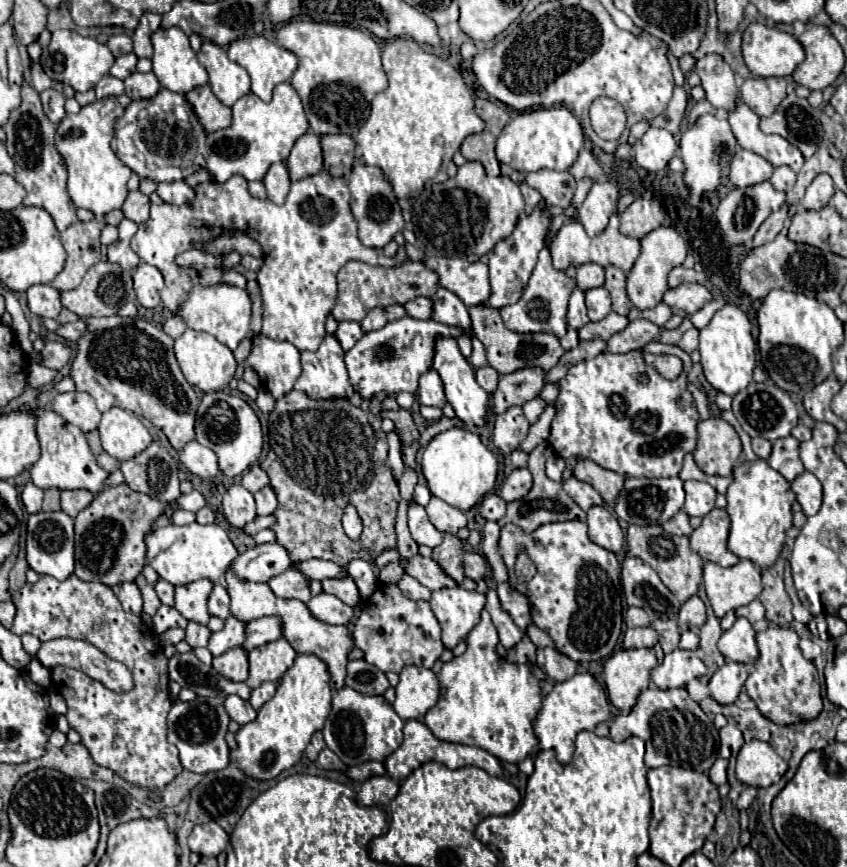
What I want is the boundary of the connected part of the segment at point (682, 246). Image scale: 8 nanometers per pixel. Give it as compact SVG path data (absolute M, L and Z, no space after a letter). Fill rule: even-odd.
M660 226L652 230L648 236L640 240L640 244L642 244L640 256L636 264L632 266L632 270L628 272L628 298L636 308L644 310L644 308L652 308L662 302L662 296L668 290L666 276L674 266L680 266L684 262L689 245L687 240L670 226Z

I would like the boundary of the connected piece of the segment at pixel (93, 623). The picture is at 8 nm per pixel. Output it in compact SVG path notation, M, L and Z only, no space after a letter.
M74 574L64 582L52 576L40 576L36 584L24 584L16 590L12 602L18 608L12 632L18 636L28 632L41 642L60 636L80 638L94 644L109 658L122 660L132 670L134 690L120 694L72 668L54 668L52 682L68 704L66 718L70 728L82 736L82 744L98 766L114 770L120 778L138 788L166 788L182 772L182 764L176 746L166 738L166 720L172 700L168 690L168 658L164 656L156 632L144 624L140 616L124 612L110 586L84 582Z

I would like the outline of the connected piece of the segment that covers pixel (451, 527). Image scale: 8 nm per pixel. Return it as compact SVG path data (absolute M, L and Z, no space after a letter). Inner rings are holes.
M432 496L430 504L426 506L426 512L430 516L430 522L440 530L440 532L450 532L456 534L460 528L466 526L466 516L458 508L446 504L444 500Z

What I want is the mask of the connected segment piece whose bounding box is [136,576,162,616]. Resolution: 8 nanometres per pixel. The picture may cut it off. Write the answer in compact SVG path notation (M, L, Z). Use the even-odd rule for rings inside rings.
M138 576L138 578L136 578L136 584L138 584L138 588L140 588L140 592L142 592L142 598L144 598L144 612L146 612L148 616L154 616L154 614L158 612L158 608L162 606L160 598L156 596L156 590L154 590L152 586L146 586L144 576Z

